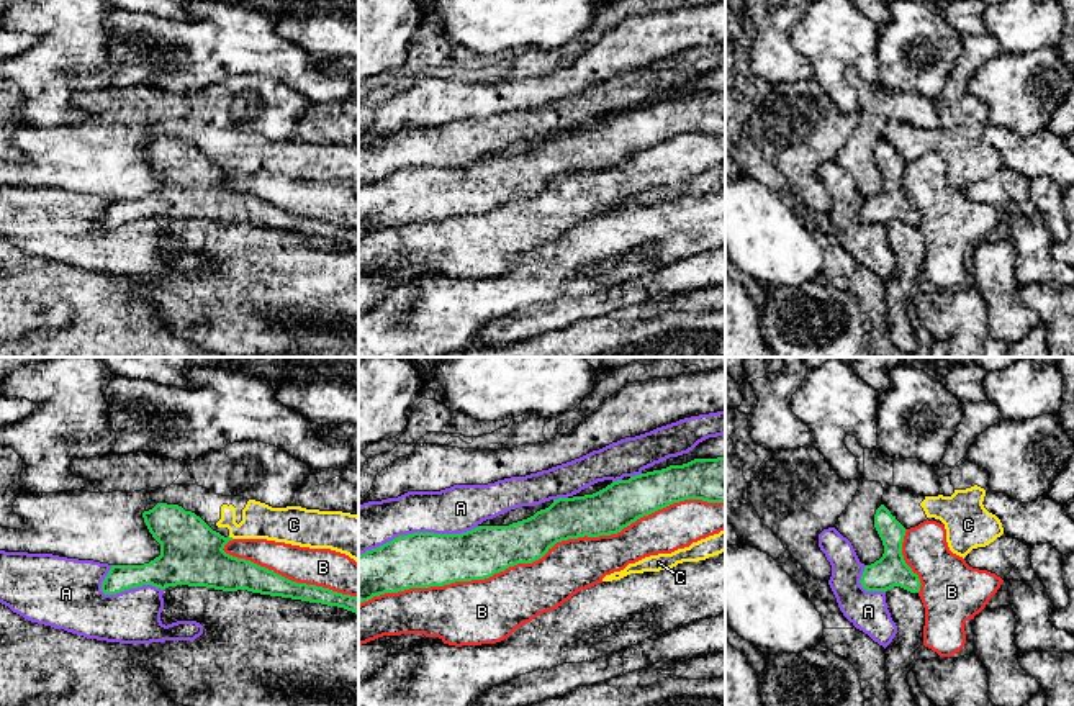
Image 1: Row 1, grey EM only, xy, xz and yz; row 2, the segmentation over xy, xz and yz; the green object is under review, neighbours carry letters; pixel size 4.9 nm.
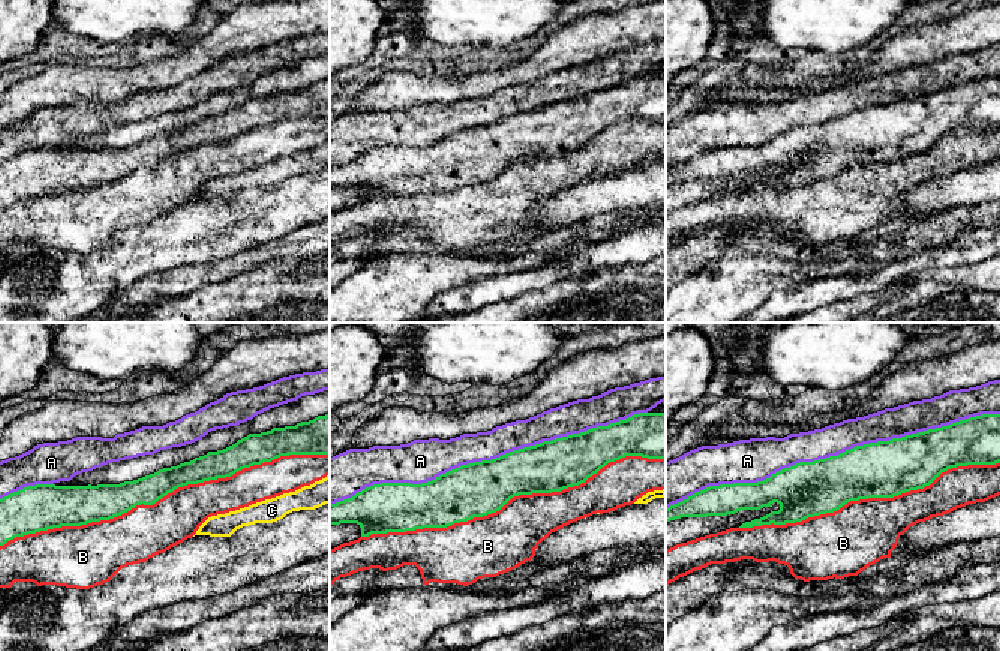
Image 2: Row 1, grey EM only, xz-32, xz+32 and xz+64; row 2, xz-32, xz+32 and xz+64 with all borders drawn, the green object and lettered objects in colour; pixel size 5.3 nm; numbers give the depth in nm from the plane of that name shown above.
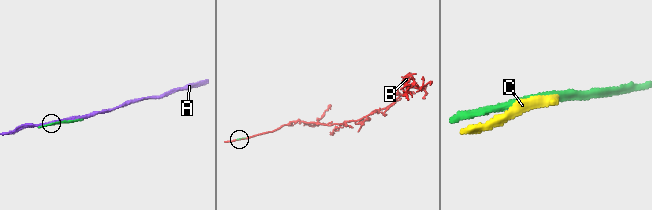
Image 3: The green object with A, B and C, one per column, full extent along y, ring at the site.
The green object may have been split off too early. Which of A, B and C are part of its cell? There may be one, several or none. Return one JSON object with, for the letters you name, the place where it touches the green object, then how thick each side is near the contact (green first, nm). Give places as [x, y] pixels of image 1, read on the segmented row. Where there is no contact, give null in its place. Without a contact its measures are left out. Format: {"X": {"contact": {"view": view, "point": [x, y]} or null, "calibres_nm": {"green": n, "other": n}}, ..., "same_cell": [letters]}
{"same_cell": []}

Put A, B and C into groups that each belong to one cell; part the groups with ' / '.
A / B / C

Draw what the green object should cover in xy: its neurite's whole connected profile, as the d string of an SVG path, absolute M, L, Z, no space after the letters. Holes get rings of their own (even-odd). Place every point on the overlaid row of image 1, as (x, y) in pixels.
M157 503L152 509L144 511L142 518L152 537L160 544L160 555L144 565L111 565L102 583L105 595L116 595L142 585L152 585L160 590L188 585L223 591L247 590L260 595L337 606L359 614L357 596L342 595L316 585L296 583L250 560L226 554L223 549L232 537L224 537L213 531L200 516L185 511L178 505Z

